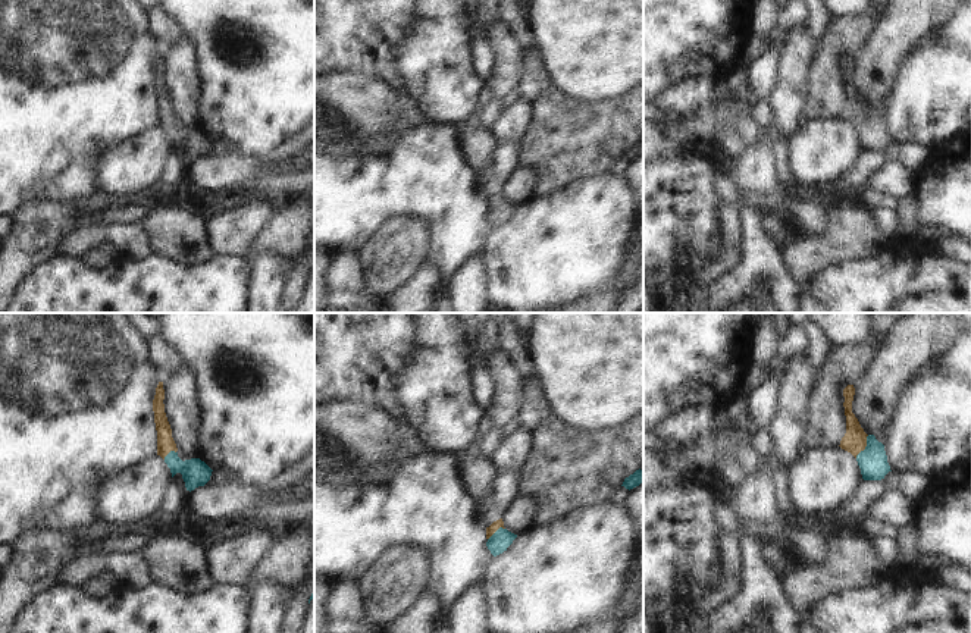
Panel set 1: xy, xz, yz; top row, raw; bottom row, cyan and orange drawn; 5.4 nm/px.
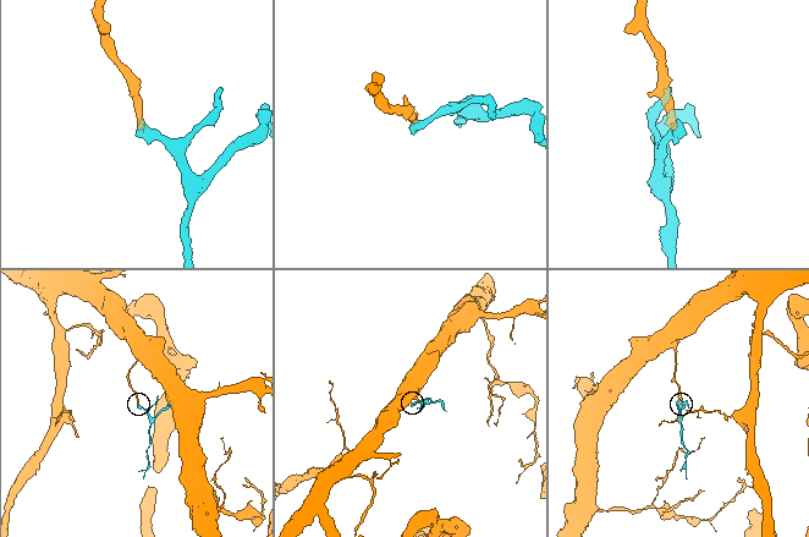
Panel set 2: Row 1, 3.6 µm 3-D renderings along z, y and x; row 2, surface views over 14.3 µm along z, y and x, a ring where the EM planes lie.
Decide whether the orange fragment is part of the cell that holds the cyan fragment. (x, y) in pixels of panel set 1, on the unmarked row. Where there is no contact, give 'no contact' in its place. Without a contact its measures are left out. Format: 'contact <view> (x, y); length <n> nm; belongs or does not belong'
contact yz (865, 118); length 150 nm; belongs

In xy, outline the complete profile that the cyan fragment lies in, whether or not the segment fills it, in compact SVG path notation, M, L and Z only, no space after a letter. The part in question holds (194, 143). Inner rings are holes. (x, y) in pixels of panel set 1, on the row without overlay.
M159 53L153 70L154 94L157 101L157 126L160 126L170 140L172 148L176 144L182 145L187 162L194 162L204 157L212 147L212 140L200 129L182 132L178 128L178 119L172 109L172 100L165 84L165 60L163 53Z

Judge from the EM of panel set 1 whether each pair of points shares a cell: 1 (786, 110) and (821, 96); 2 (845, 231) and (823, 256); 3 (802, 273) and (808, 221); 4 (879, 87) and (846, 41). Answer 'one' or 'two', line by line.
1: two
2: one
3: two
4: two

